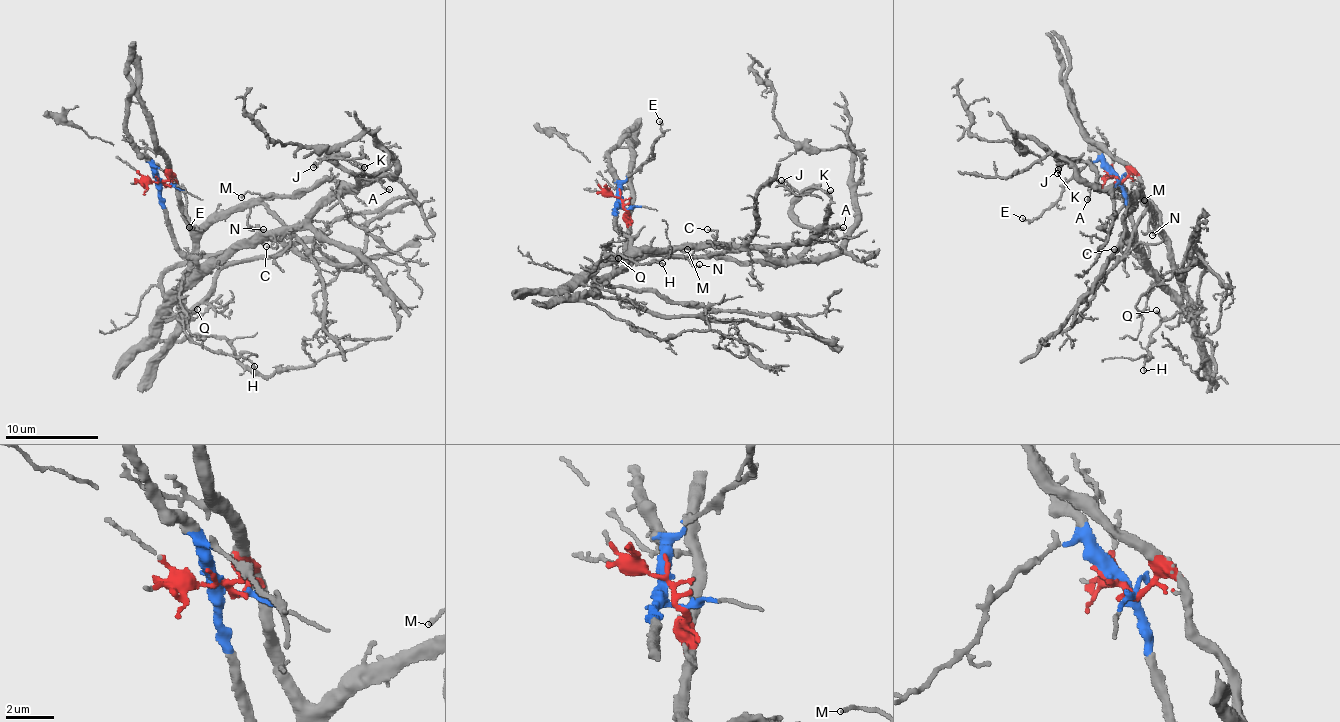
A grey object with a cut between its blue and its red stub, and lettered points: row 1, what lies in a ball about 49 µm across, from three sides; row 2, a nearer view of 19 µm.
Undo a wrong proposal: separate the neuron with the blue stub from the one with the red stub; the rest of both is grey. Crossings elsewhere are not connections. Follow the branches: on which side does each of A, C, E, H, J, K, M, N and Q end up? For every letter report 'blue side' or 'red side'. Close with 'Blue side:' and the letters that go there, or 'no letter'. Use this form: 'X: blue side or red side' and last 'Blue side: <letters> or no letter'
A: red side
C: blue side
E: blue side
H: blue side
J: red side
K: red side
M: red side
N: red side
Q: blue side
Blue side: C, E, H, Q

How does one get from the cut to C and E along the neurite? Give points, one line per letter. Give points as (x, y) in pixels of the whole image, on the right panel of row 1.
C: (1115, 178), (1144, 264), (1141, 266), (1141, 253), (1126, 239), (1117, 251), (1115, 248)
E: (1115, 178), (1101, 164), (1090, 162), (1073, 174), (1061, 196), (1035, 217), (1022, 217)

